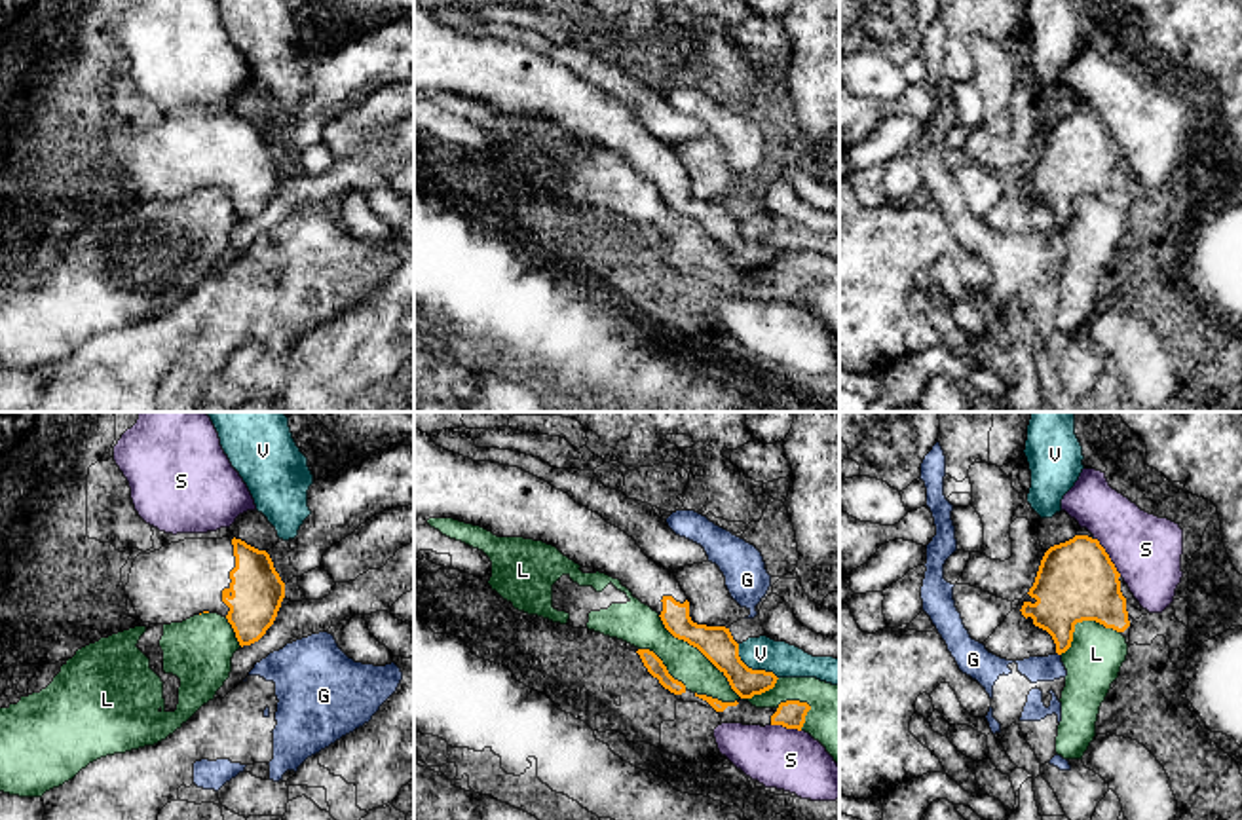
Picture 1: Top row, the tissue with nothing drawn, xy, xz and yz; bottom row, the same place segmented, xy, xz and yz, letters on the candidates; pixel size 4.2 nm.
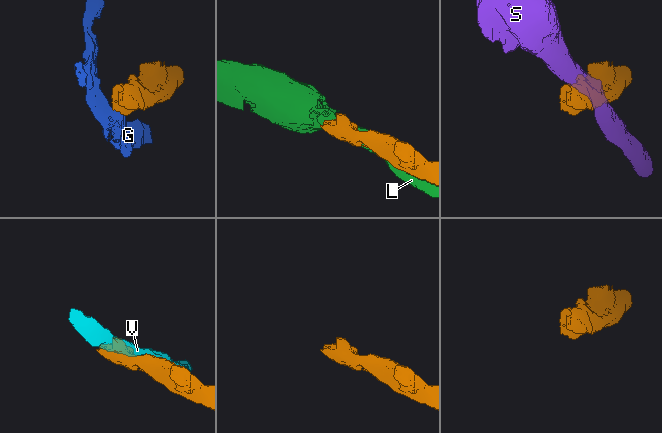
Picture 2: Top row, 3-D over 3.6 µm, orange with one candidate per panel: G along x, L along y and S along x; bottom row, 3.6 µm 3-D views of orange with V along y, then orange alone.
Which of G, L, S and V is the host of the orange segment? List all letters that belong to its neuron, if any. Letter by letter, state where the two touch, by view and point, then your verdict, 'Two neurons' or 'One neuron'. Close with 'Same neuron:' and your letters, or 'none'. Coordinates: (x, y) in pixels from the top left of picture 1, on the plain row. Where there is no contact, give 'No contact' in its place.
G: Touches orange at yz (1058, 228). Two neurons
L: Touches orange at xz (716, 242). Two neurons
S: Touches orange at yz (1108, 131). Two neurons
V: Touches orange at xz (751, 243). Two neurons
Same neuron: none

